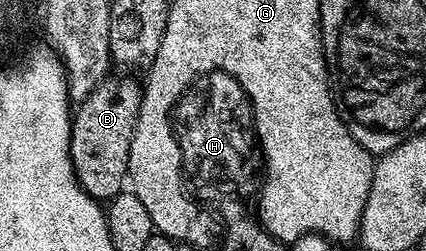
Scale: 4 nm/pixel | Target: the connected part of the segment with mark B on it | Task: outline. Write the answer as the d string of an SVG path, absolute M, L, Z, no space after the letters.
M130 79L103 80L75 110L70 133L70 160L79 186L94 199L109 201L119 194L127 182L128 154L132 133L139 113L143 88Z

